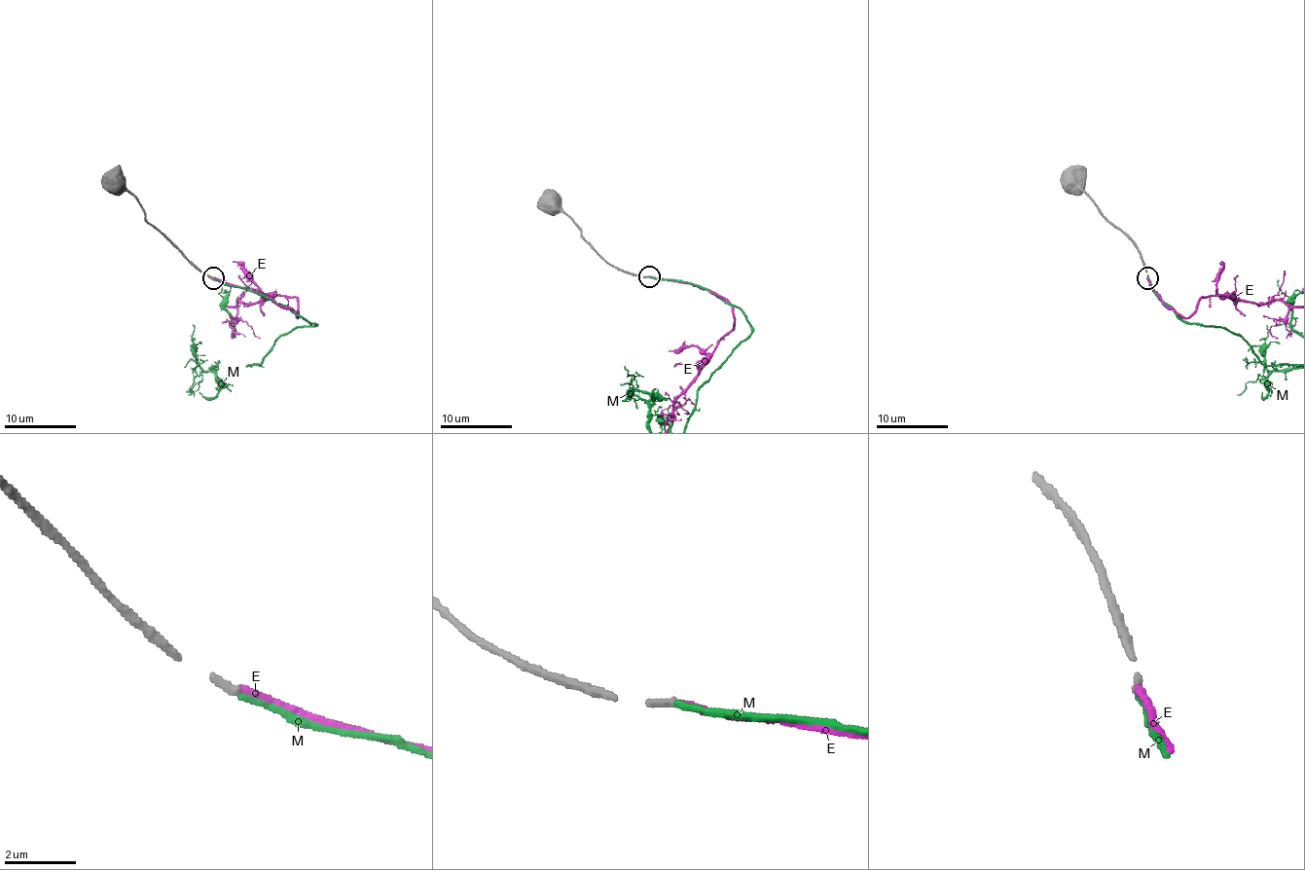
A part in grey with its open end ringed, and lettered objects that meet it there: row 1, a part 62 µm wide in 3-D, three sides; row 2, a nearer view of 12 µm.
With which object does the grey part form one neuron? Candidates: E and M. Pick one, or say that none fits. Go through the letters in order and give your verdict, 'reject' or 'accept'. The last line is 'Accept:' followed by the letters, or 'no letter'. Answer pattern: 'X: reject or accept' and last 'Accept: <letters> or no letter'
E: accept
M: reject
Accept: E

